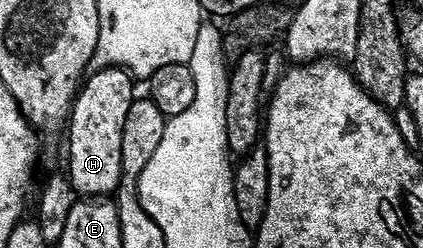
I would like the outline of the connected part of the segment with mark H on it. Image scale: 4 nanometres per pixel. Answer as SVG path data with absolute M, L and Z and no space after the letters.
M97 68L81 83L76 102L68 117L68 168L66 175L74 190L84 198L104 198L122 184L122 122L126 122L126 110L130 110L134 93L133 77L122 68Z

